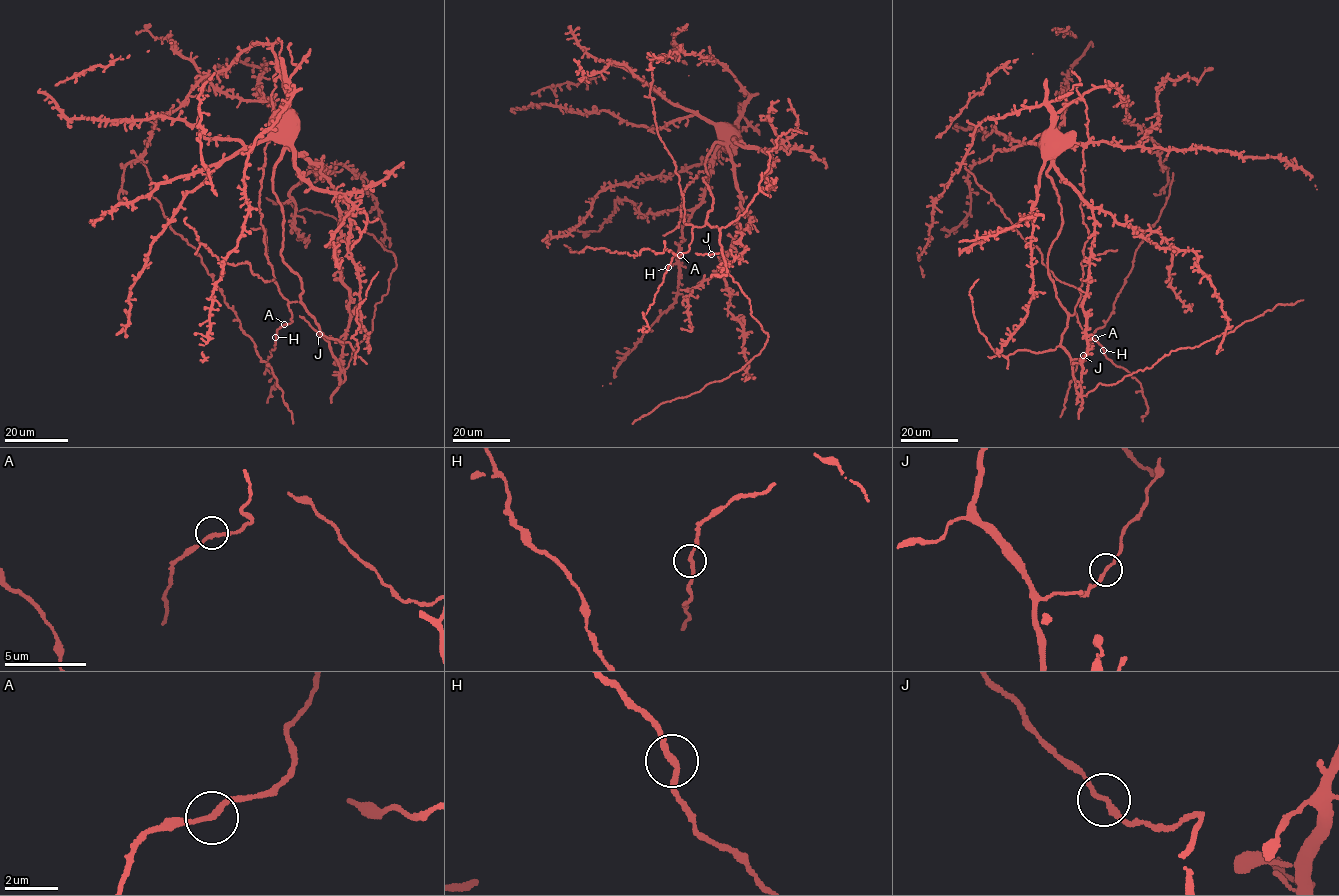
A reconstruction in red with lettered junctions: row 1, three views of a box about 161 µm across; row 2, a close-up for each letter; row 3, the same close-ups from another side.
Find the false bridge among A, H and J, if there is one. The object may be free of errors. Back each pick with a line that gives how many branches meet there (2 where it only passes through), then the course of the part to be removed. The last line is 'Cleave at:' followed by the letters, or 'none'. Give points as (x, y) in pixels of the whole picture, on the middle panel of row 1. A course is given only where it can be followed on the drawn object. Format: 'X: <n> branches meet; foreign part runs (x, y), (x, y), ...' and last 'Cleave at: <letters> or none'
Cleave at: none

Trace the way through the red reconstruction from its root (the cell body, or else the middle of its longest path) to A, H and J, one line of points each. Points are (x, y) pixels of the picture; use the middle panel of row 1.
A: (721, 126), (725, 141), (711, 147), (704, 165), (708, 178), (702, 179), (712, 209), (680, 255)
H: (721, 126), (725, 141), (711, 147), (702, 179), (712, 209), (667, 267)
J: (721, 126), (725, 141), (711, 147), (702, 179), (713, 202), (706, 222), (719, 229), (722, 248), (711, 254)

